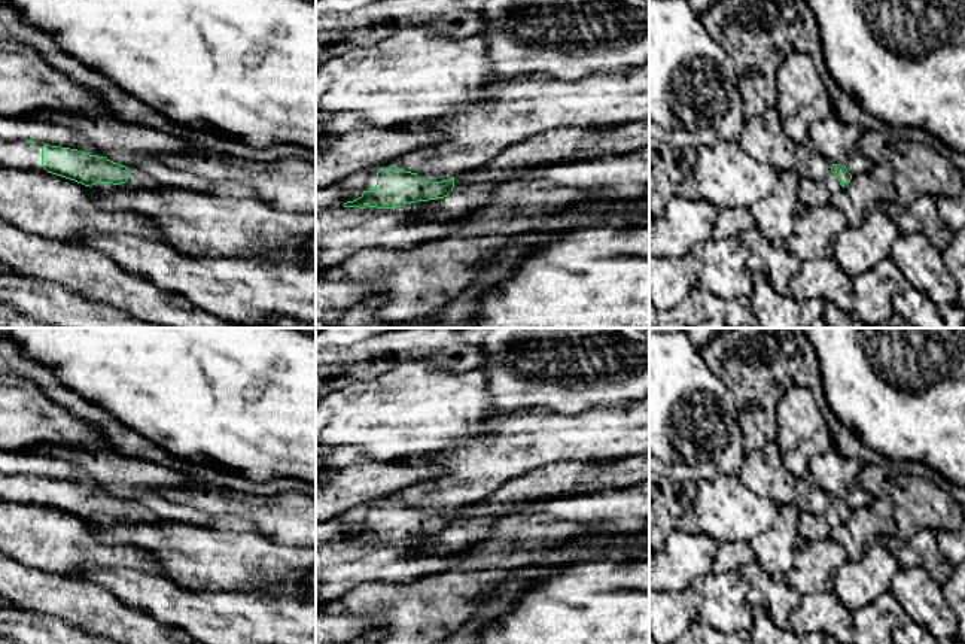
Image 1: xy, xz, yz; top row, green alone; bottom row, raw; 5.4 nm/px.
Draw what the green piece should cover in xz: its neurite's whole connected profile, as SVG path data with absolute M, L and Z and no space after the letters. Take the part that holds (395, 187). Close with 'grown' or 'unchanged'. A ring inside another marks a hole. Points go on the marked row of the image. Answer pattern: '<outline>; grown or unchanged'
M383 164L365 171L351 174L334 183L344 194L360 192L344 207L377 207L396 209L417 201L429 201L447 197L454 188L454 177L442 182L432 182L417 176L417 173Z; grown

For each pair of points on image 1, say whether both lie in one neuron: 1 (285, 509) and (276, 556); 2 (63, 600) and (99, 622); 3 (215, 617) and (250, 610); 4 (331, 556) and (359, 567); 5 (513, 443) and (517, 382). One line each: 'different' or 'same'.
1: different
2: same
3: same
4: same
5: different

